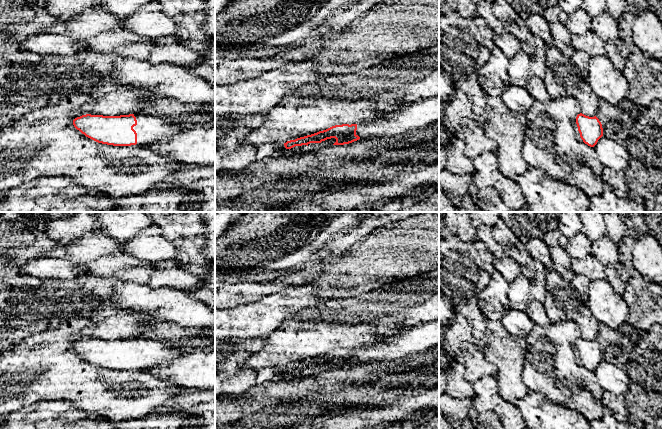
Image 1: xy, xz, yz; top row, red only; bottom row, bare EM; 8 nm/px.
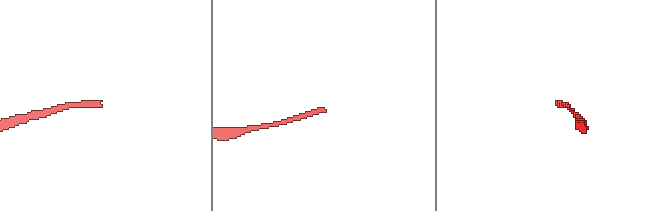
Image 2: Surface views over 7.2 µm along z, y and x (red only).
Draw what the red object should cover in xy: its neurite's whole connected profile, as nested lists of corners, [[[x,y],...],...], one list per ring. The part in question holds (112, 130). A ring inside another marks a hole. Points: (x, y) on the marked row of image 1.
[[[140,113],[120,116],[86,114],[75,118],[73,125],[86,137],[98,143],[113,146],[145,145],[158,139],[166,139],[178,135],[188,127],[175,121],[172,116],[162,117]]]

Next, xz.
[[[439,95],[411,104],[390,108],[383,116],[365,124],[335,125],[326,130],[290,140],[284,143],[286,149],[295,146],[321,143],[335,138],[333,145],[349,144],[357,140],[372,140],[382,137],[396,137],[408,131],[425,128],[439,121]]]

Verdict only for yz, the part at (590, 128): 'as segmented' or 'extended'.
as segmented

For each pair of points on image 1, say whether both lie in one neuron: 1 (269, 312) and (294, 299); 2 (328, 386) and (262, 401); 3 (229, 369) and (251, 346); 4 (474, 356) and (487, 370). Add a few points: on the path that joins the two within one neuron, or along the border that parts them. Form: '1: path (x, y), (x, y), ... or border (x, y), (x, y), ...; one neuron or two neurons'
1: path (275, 308), (288, 302); one neuron
2: path (312, 395), (278, 398); one neuron
3: path (230, 362), (244, 348); one neuron
4: path (476, 359), (484, 367); one neuron

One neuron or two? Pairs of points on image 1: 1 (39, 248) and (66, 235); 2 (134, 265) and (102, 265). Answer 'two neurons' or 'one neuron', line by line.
1: two neurons
2: one neuron

